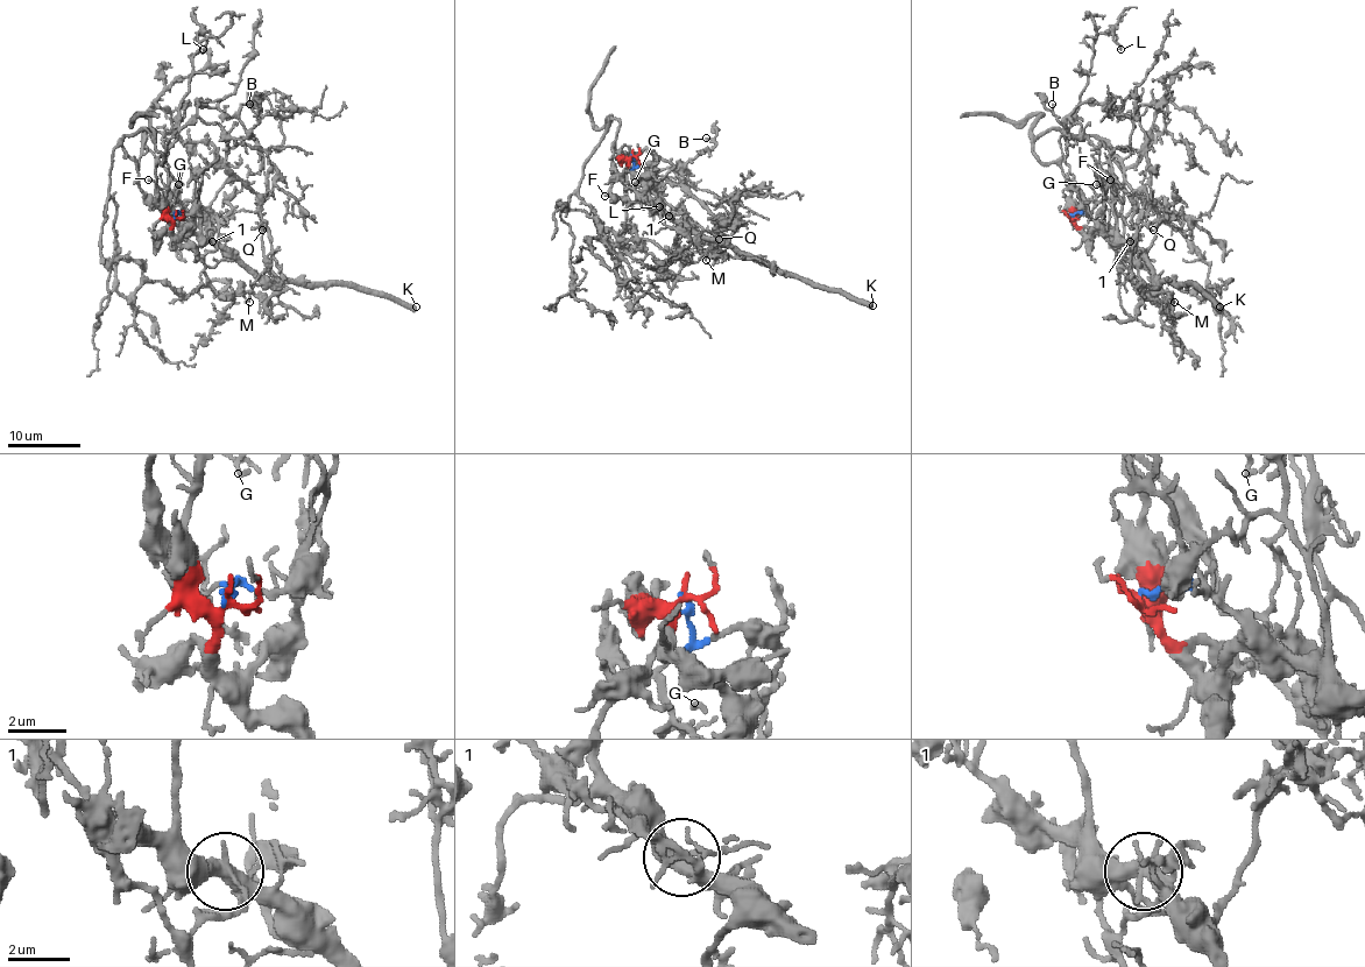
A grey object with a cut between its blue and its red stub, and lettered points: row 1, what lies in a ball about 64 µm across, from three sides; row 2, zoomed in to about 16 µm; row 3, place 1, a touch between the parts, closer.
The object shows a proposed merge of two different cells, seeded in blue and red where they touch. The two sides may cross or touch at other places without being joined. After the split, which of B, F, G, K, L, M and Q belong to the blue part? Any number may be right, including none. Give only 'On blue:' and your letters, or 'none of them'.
On blue: B, L, M

